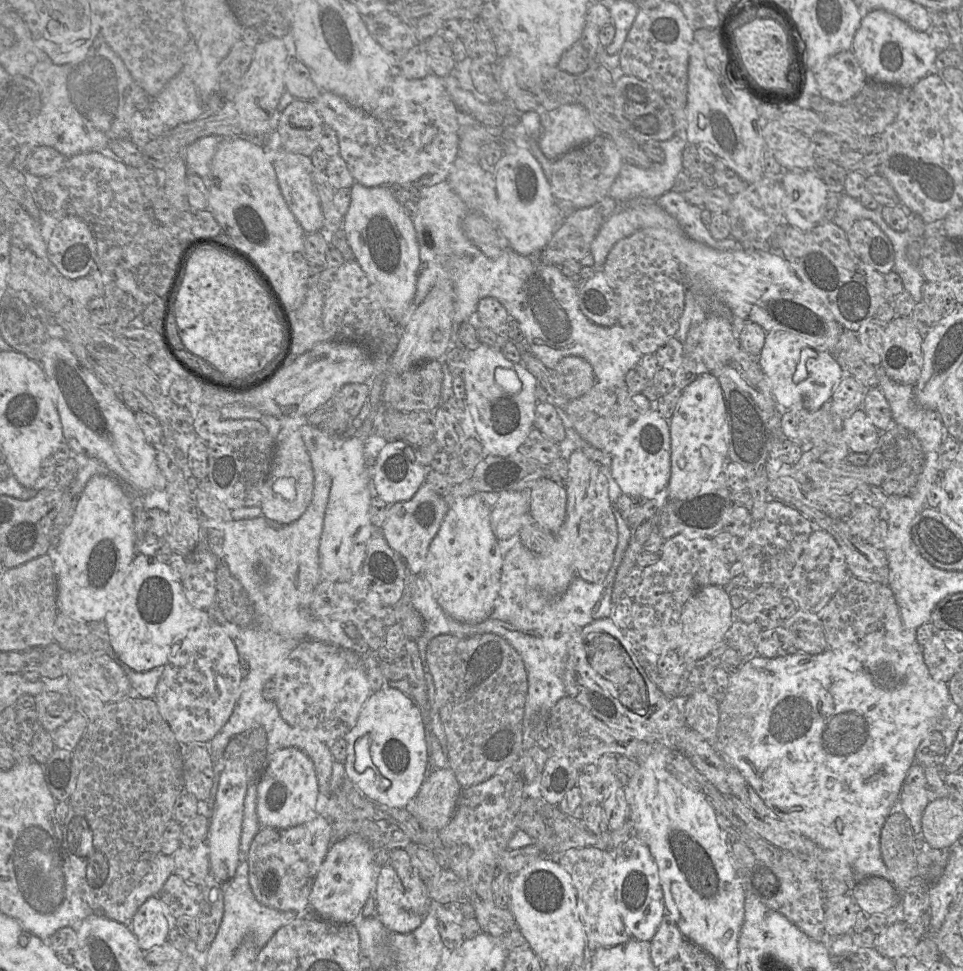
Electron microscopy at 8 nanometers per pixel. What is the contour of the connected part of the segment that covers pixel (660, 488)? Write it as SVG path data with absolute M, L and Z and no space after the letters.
M652 408L633 421L612 453L610 474L623 494L641 495L646 499L664 493L671 475L671 437L669 421Z

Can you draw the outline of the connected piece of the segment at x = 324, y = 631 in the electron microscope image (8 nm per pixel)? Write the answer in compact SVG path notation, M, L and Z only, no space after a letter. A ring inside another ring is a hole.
M304 424L299 428L300 434L302 436L302 439L304 441L304 444L307 448L307 451L310 456L311 464L312 464L312 469L313 469L313 474L314 474L314 486L313 486L313 496L312 500L306 509L306 511L301 515L299 519L296 521L287 524L287 525L282 525L280 527L274 527L272 525L273 521L268 521L263 513L261 508L258 506L252 506L252 507L241 507L241 508L236 508L232 509L230 511L230 518L232 519L231 521L228 520L219 520L219 519L210 519L210 518L202 518L201 515L199 515L199 531L202 536L202 540L205 540L212 551L212 553L217 557L218 560L218 565L217 565L217 570L216 570L216 594L215 594L215 601L214 603L206 609L208 612L209 616L213 621L218 623L228 634L228 636L232 639L234 642L237 652L239 654L240 660L243 660L248 663L249 665L249 674L242 679L240 683L240 690L239 690L239 695L238 699L236 701L235 707L233 709L233 712L231 716L229 717L228 721L225 723L225 725L220 729L220 731L215 735L215 737L208 743L209 749L211 751L212 755L212 760L213 760L213 771L214 771L214 780L213 780L213 787L210 791L210 798L208 801L212 805L213 799L215 797L217 788L218 788L218 783L219 783L219 777L220 773L223 771L226 763L226 758L224 757L224 750L226 746L228 745L229 741L236 735L242 733L242 732L248 732L251 728L254 726L263 726L266 730L267 734L267 753L268 753L268 758L271 756L276 750L281 749L281 748L286 748L286 747L295 747L298 748L299 750L303 751L313 762L318 783L319 783L319 793L325 793L325 795L331 795L332 790L330 787L330 779L331 779L331 774L332 774L332 766L334 763L333 756L330 751L330 746L325 743L320 741L318 738L310 734L309 732L305 730L301 730L298 728L294 728L290 726L280 715L280 712L275 704L275 702L272 701L267 701L264 699L262 695L262 690L265 685L265 683L268 680L271 680L273 676L275 675L277 669L281 665L281 663L288 657L288 655L294 650L300 641L303 640L309 640L309 639L316 639L320 640L323 642L330 642L332 644L335 644L343 649L353 649L353 639L347 636L347 634L344 631L344 625L335 620L327 620L327 619L322 619L318 617L311 608L311 602L313 600L314 592L319 584L319 582L322 579L322 574L320 570L320 557L319 557L319 543L320 543L320 538L323 530L323 523L324 523L324 517L326 513L326 508L329 500L329 493L331 489L331 484L333 477L335 475L335 466L336 466L336 443L335 439L340 438L340 437L335 437L333 435L327 434L325 431L322 429L313 426L311 424ZM245 593L250 601L252 602L254 608L253 610L247 610L247 605L243 603L241 599L241 594Z

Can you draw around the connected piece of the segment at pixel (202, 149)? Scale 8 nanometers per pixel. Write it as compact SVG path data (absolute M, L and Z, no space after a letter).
M215 135L204 136L188 145L184 150L184 159L188 173L194 173L207 179L211 164L221 138Z

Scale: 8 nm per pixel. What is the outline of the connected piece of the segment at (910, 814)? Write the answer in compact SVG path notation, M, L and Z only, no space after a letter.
M914 762L903 783L898 806L908 818L915 837L922 834L922 815L930 801L924 768Z

